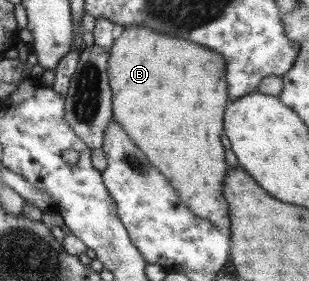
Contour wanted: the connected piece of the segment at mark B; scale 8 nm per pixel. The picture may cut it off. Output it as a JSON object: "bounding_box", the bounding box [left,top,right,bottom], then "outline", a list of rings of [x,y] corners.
{"bounding_box":[106,26,229,229],"outline":[[[135,26],[123,27],[123,30],[119,37],[113,39],[113,45],[109,49],[106,64],[106,73],[108,76],[108,85],[111,89],[111,112],[112,118],[121,126],[121,130],[129,136],[129,140],[145,154],[145,158],[149,160],[149,164],[153,168],[157,168],[169,182],[169,186],[177,192],[179,200],[182,204],[185,204],[189,208],[189,212],[193,212],[195,216],[211,222],[215,228],[228,228],[229,229],[229,215],[228,215],[228,204],[223,196],[223,179],[227,172],[227,163],[223,157],[223,146],[219,141],[222,132],[222,118],[223,110],[228,104],[226,86],[227,81],[225,80],[225,62],[223,58],[211,50],[203,48],[203,46],[195,46],[193,42],[183,42],[183,40],[173,40],[173,38],[163,38],[163,34],[159,36],[161,32],[149,32],[145,28],[135,28]]]}

